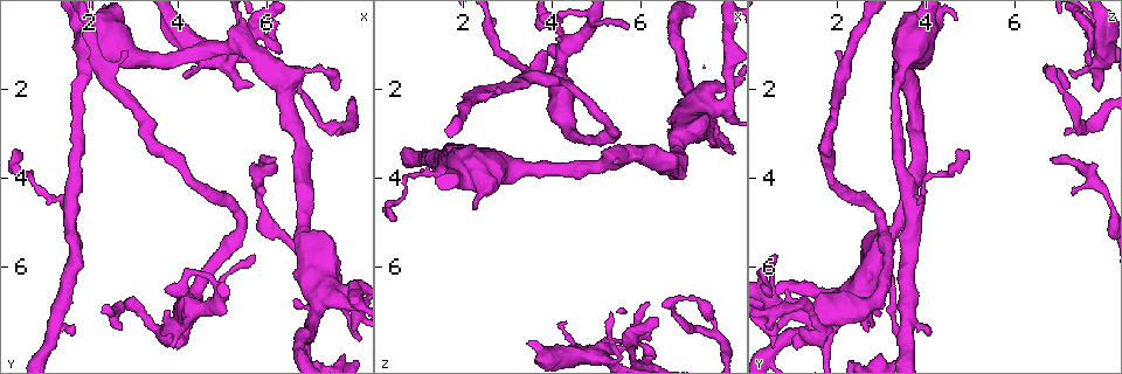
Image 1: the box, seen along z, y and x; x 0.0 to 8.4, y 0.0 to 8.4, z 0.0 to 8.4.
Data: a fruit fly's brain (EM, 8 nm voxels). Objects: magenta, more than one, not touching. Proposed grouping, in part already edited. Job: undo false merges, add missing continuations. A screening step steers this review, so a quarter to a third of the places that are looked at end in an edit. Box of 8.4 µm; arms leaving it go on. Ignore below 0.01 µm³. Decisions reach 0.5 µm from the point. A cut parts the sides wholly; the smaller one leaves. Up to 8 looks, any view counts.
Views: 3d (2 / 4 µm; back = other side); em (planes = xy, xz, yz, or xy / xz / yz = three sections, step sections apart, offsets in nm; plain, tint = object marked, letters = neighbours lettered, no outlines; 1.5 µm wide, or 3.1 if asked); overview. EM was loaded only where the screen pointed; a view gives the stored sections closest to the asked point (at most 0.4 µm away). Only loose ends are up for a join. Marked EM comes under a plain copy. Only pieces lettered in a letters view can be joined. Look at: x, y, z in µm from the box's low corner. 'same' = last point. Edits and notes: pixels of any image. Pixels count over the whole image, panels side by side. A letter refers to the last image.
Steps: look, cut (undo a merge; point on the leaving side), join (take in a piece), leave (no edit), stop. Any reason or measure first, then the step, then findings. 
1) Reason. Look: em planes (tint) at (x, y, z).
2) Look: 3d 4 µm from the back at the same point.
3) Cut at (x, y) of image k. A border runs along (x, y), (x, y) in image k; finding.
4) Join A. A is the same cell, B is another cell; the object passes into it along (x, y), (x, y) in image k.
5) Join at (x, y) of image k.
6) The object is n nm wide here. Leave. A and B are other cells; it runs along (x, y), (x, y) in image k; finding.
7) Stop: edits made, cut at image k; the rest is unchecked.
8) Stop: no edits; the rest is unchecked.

An open end. Look: 3d 4 µm at (3.90, 7.90, 1.05).

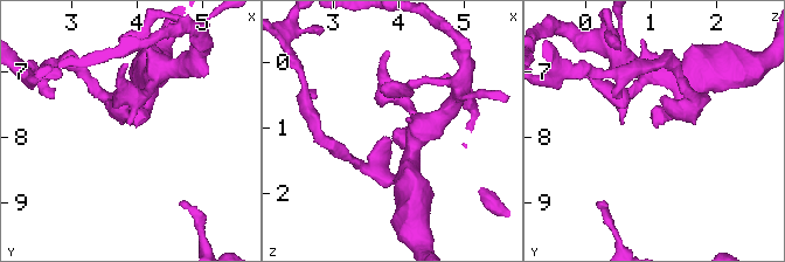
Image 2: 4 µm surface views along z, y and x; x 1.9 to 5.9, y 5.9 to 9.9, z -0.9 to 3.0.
Look: em yz step 8 (tint) at (4.00, 7.85, 1.10).

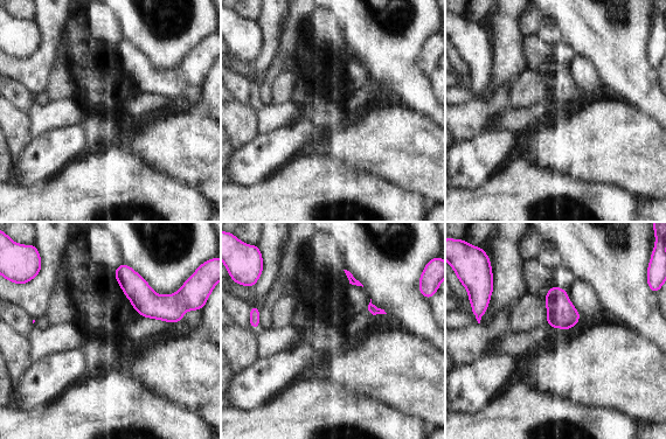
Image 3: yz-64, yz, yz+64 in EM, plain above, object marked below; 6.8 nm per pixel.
Cut it another way. Look: em planes (letters) at the same point.

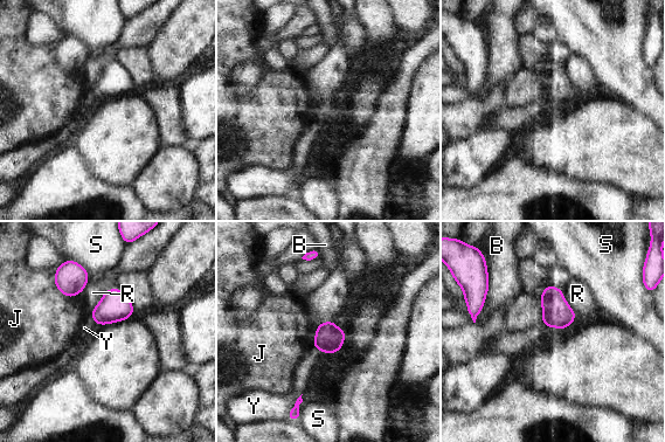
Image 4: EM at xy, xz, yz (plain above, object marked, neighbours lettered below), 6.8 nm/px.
Leave. B, J, R, S and Y are other cells; none of them fits.

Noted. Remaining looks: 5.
Free end. Look: 3d 2 µm at (4.25, 1.55, 7.25).

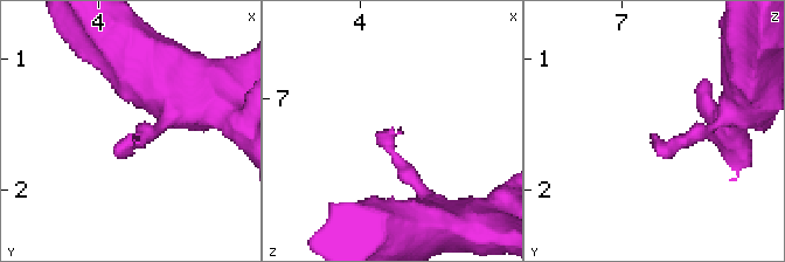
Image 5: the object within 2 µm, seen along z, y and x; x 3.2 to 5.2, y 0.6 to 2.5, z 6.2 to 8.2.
Look: em xy step 4 (letters) at (4.30, 1.58, 7.26).

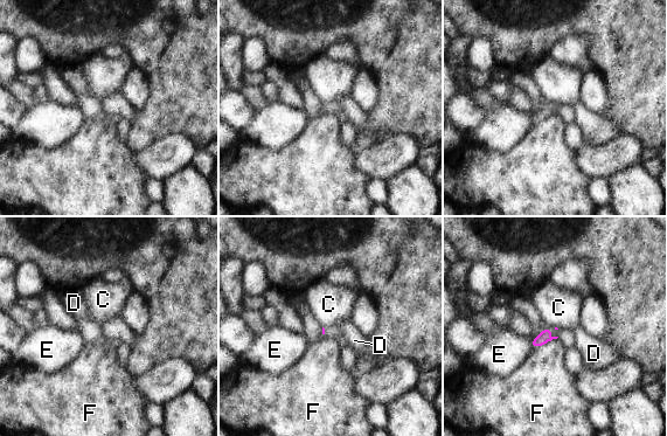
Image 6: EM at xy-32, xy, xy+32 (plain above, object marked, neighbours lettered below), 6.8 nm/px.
Look: em planes (letters) at the same point.

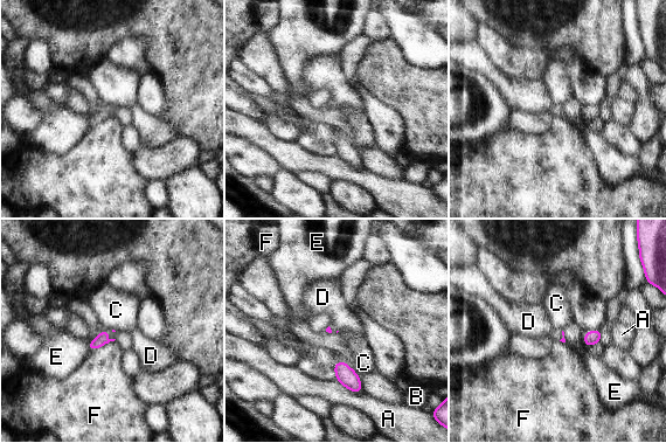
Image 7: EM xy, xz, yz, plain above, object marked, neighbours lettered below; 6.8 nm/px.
Join D. D is the same cell, A, B, C, E and F are other cells; the neuron continues.

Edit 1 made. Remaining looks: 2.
Sharp bend. Look: 3d 2 µm from the back at (6.95, 1.55, 6.65).

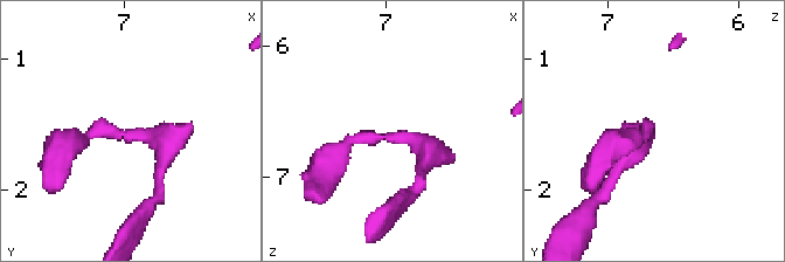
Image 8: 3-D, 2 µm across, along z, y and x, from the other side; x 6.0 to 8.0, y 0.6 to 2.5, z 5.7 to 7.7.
Look: em planes (letters) at (6.94, 1.56, 6.68).

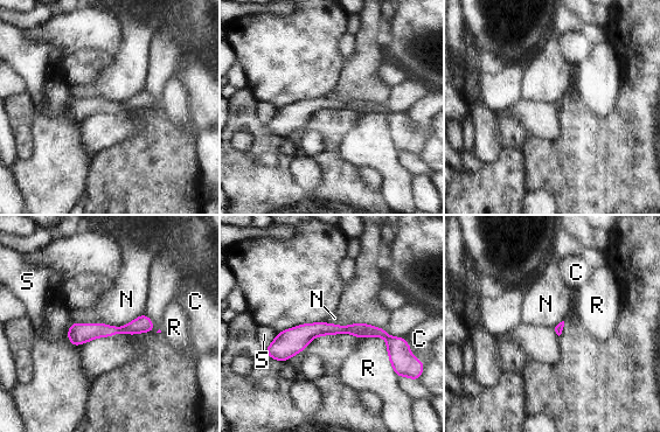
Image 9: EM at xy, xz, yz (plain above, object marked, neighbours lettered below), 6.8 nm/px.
Leave. C, N, R and S are other cells; all the same neuron.

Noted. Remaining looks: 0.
Stop: edits made, join at image 7; the rest is unchecked.

